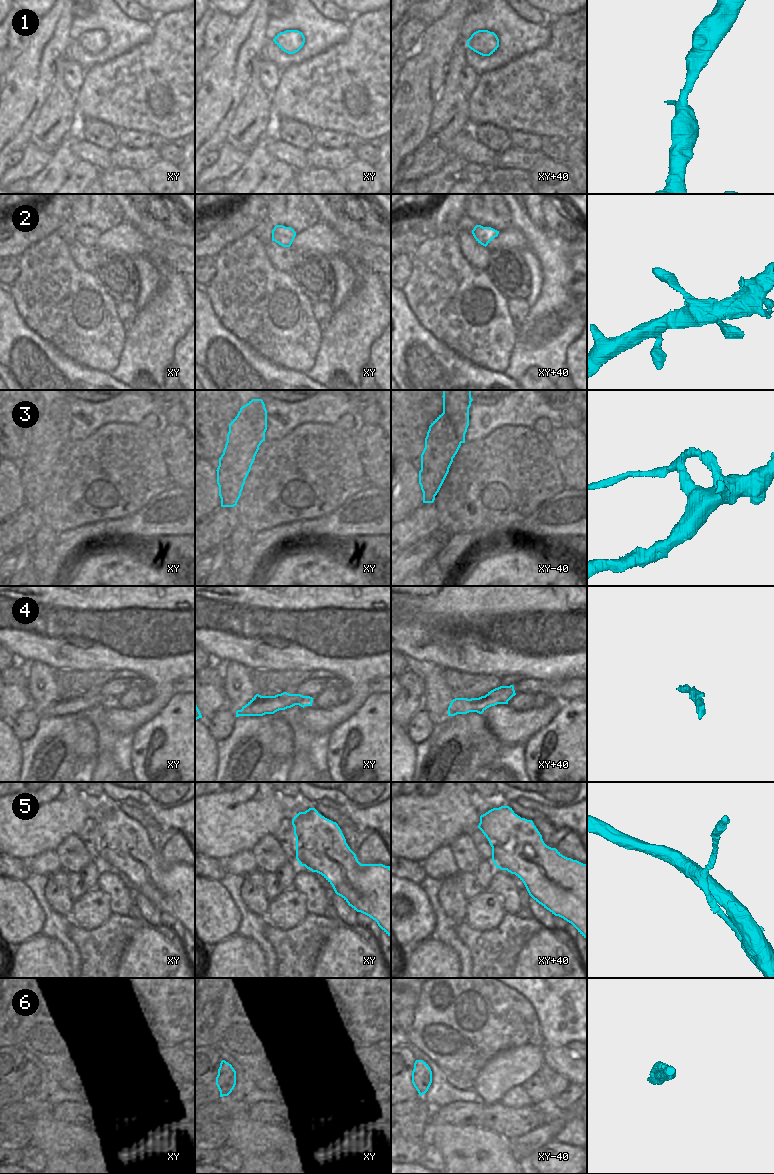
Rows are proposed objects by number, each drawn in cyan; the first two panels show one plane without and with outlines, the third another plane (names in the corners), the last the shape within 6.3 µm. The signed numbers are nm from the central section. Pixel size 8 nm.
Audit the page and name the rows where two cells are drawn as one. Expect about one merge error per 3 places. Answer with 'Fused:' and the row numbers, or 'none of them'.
Fused: 3.

